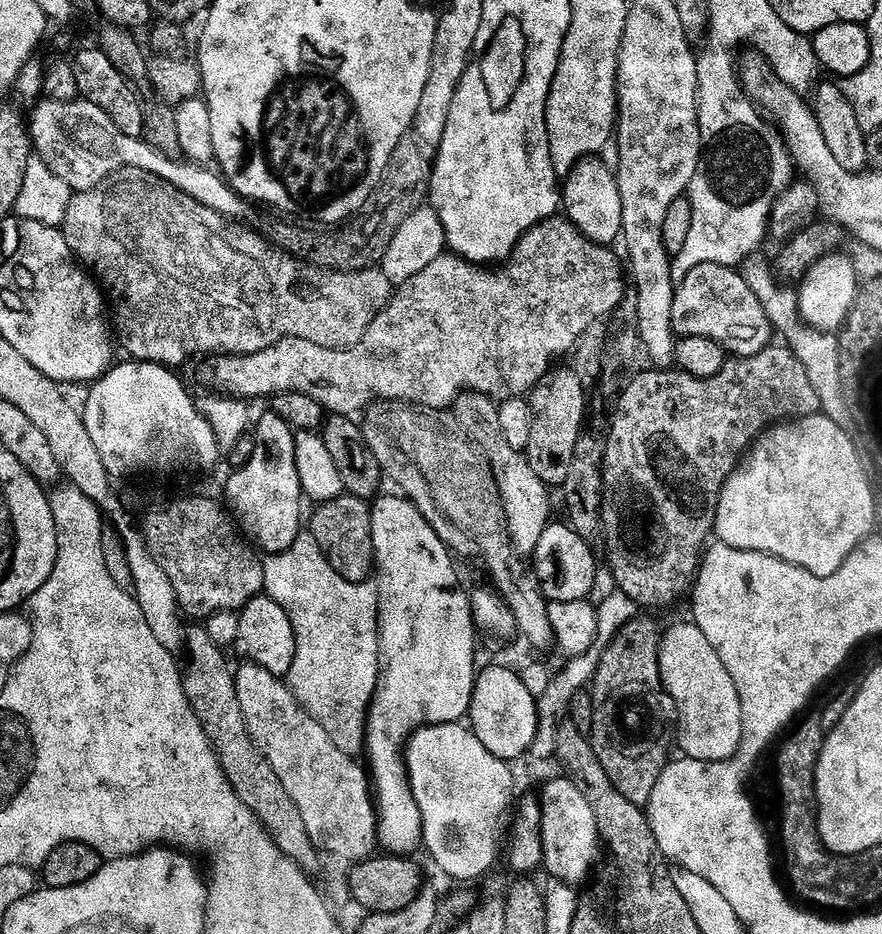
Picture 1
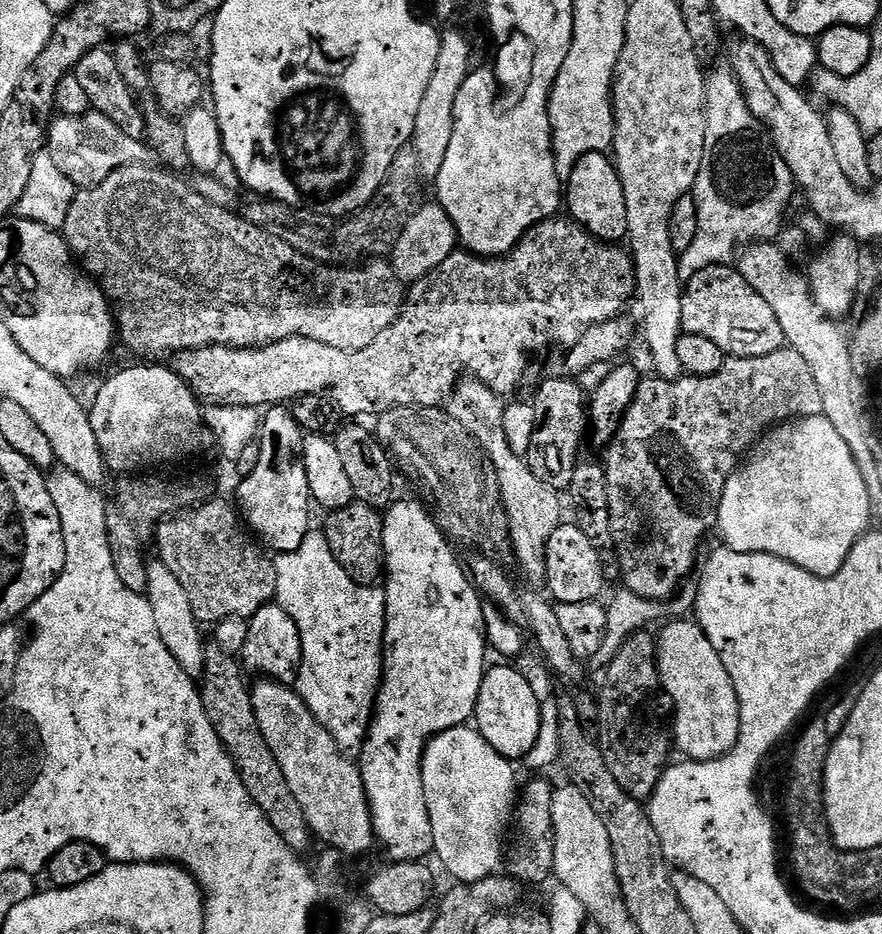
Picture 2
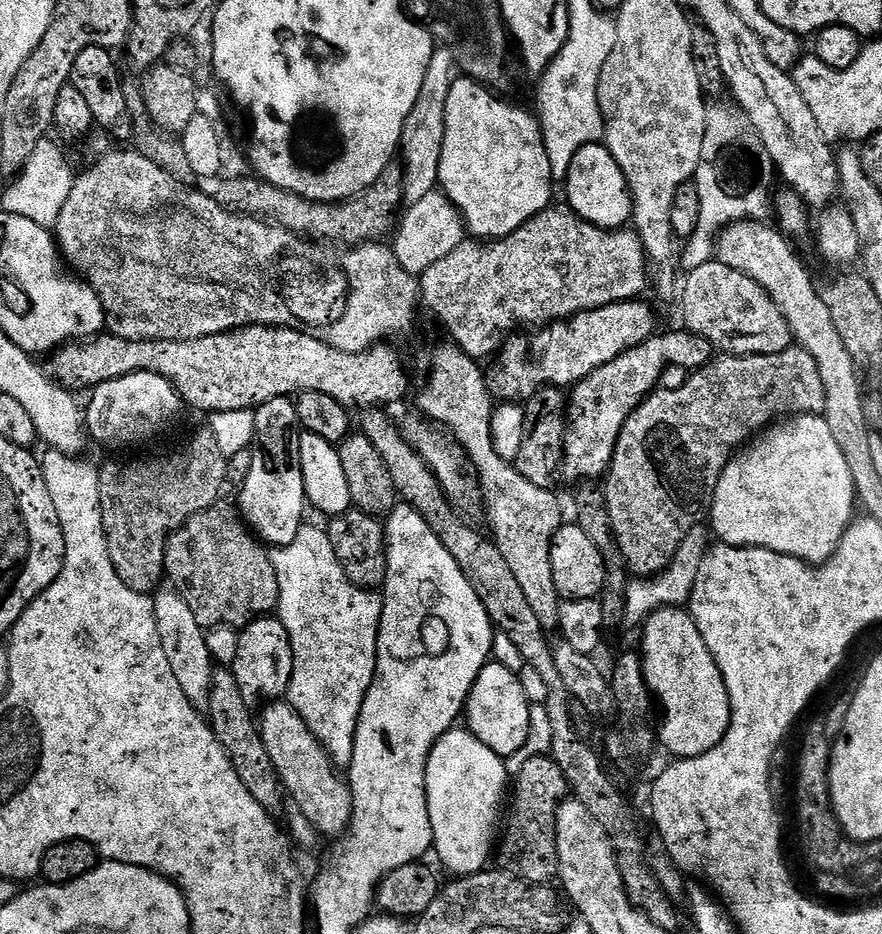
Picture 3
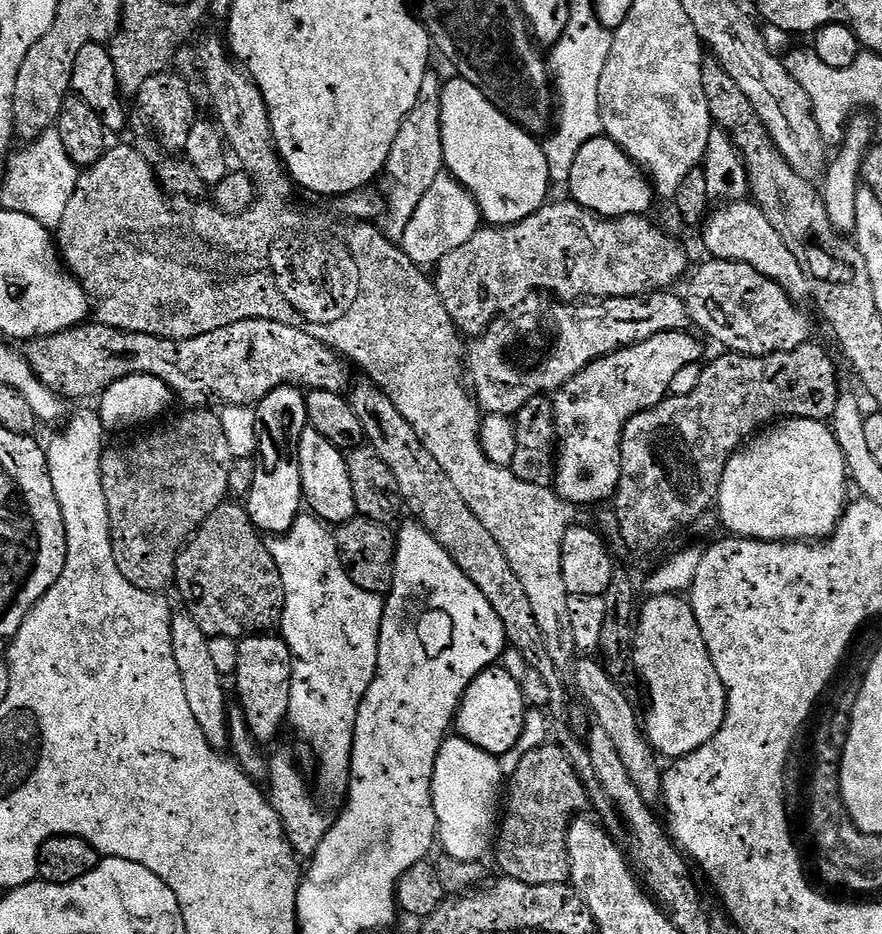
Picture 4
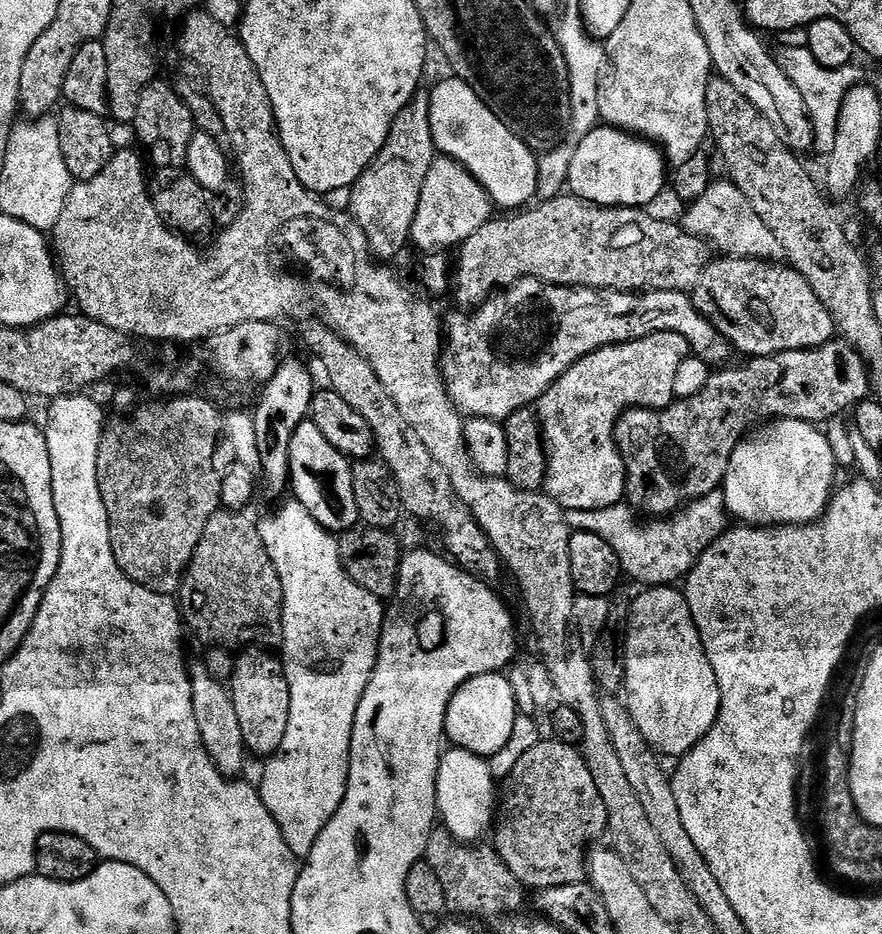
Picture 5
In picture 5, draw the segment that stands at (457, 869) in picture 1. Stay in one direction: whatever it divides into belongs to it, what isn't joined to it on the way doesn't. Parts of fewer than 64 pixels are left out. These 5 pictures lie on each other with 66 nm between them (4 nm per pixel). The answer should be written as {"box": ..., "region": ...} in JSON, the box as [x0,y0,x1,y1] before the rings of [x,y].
{"box":[436,746,498,842],"region":[[[452,746],[441,755],[436,779],[436,806],[443,827],[455,838],[476,842],[489,835],[498,812],[498,784],[493,779],[489,761]]]}

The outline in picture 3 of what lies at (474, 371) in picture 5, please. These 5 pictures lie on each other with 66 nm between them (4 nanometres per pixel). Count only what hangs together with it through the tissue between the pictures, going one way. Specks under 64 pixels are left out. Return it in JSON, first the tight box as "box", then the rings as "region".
{"box":[488,299,657,402],"region":[[[643,299],[623,300],[610,306],[595,308],[589,312],[579,312],[563,322],[552,322],[541,327],[541,332],[528,330],[525,336],[512,334],[504,341],[504,347],[498,353],[495,361],[496,369],[488,376],[488,388],[493,397],[500,402],[525,402],[543,388],[571,389],[580,380],[586,379],[598,366],[606,366],[606,362],[614,362],[618,354],[626,354],[626,350],[637,348],[652,336],[657,335],[656,312]]]}

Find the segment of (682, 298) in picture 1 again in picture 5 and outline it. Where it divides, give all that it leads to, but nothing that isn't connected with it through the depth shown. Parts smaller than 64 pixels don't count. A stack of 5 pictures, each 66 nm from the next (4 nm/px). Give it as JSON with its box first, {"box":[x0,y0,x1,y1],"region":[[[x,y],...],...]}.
{"box":[691,258,837,358],"region":[[[716,258],[705,268],[702,278],[696,283],[694,291],[691,293],[692,301],[696,303],[696,309],[703,314],[712,325],[725,336],[729,344],[737,353],[745,352],[745,357],[755,358],[757,356],[773,356],[774,354],[782,354],[790,350],[806,350],[807,348],[817,348],[823,344],[829,344],[837,335],[836,324],[832,321],[830,310],[826,310],[826,306],[818,298],[818,294],[814,294],[814,290],[810,286],[810,282],[806,282],[806,278],[802,278],[802,274],[798,274],[795,268],[784,262],[769,262],[766,260],[750,260],[747,258]]]}

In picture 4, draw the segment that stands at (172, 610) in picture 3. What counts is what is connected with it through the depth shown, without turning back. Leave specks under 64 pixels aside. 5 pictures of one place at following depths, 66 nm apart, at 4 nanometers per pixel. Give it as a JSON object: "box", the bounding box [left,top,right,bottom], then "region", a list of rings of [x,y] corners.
{"box":[170,614,230,750],"region":[[[176,614],[172,617],[172,625],[170,626],[170,642],[174,646],[174,662],[178,662],[178,674],[182,674],[182,687],[186,690],[186,703],[190,706],[190,711],[194,713],[194,718],[198,721],[198,726],[202,726],[202,734],[206,734],[206,742],[210,742],[210,746],[217,750],[224,750],[229,747],[228,742],[228,710],[230,707],[230,701],[228,696],[224,693],[224,684],[226,684],[225,677],[221,676],[217,667],[214,666],[211,655],[209,655],[209,642],[210,637],[206,634],[202,634],[202,630],[198,630],[198,622],[194,622],[194,618],[187,614]]]}

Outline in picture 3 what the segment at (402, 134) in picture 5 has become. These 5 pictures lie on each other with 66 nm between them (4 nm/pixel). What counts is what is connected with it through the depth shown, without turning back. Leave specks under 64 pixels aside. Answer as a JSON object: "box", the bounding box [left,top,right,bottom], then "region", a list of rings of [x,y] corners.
{"box":[400,46,457,205],"region":[[[440,46],[433,51],[418,102],[403,128],[400,154],[405,165],[404,200],[407,205],[426,198],[439,185],[442,144],[445,141],[446,101],[450,86],[456,79],[457,68],[456,58],[450,48]]]}

